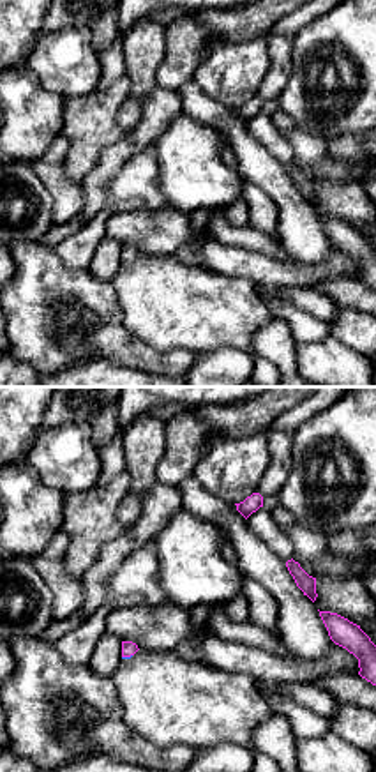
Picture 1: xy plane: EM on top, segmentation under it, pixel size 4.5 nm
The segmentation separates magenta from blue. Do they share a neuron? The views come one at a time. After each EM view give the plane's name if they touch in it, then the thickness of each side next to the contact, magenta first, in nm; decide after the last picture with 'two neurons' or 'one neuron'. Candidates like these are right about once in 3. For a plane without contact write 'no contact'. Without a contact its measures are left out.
xy | 70/20 nm

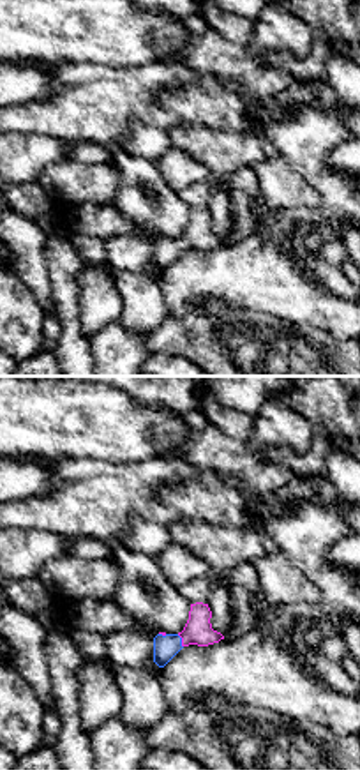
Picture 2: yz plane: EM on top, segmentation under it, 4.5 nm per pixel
yz | 130/110 nm

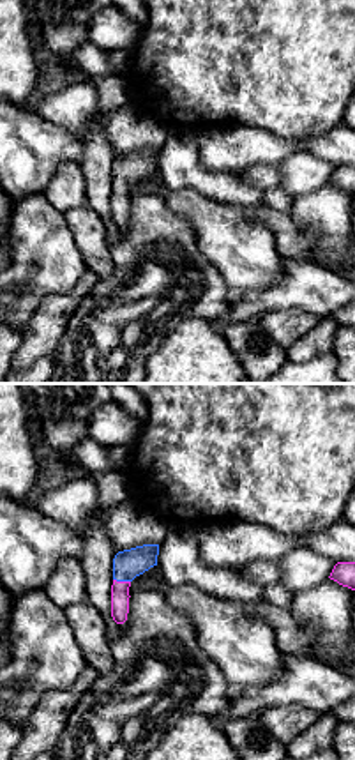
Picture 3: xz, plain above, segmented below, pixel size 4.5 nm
xz | 80/140 nm

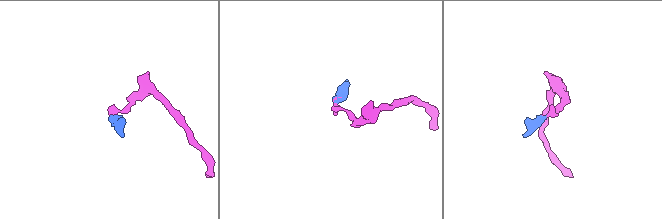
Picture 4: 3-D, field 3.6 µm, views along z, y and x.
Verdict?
one neuron

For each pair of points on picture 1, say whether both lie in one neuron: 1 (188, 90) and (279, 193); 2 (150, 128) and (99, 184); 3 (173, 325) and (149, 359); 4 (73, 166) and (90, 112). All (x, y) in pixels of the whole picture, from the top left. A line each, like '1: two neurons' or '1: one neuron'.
1: one neuron
2: one neuron
3: two neurons
4: one neuron

